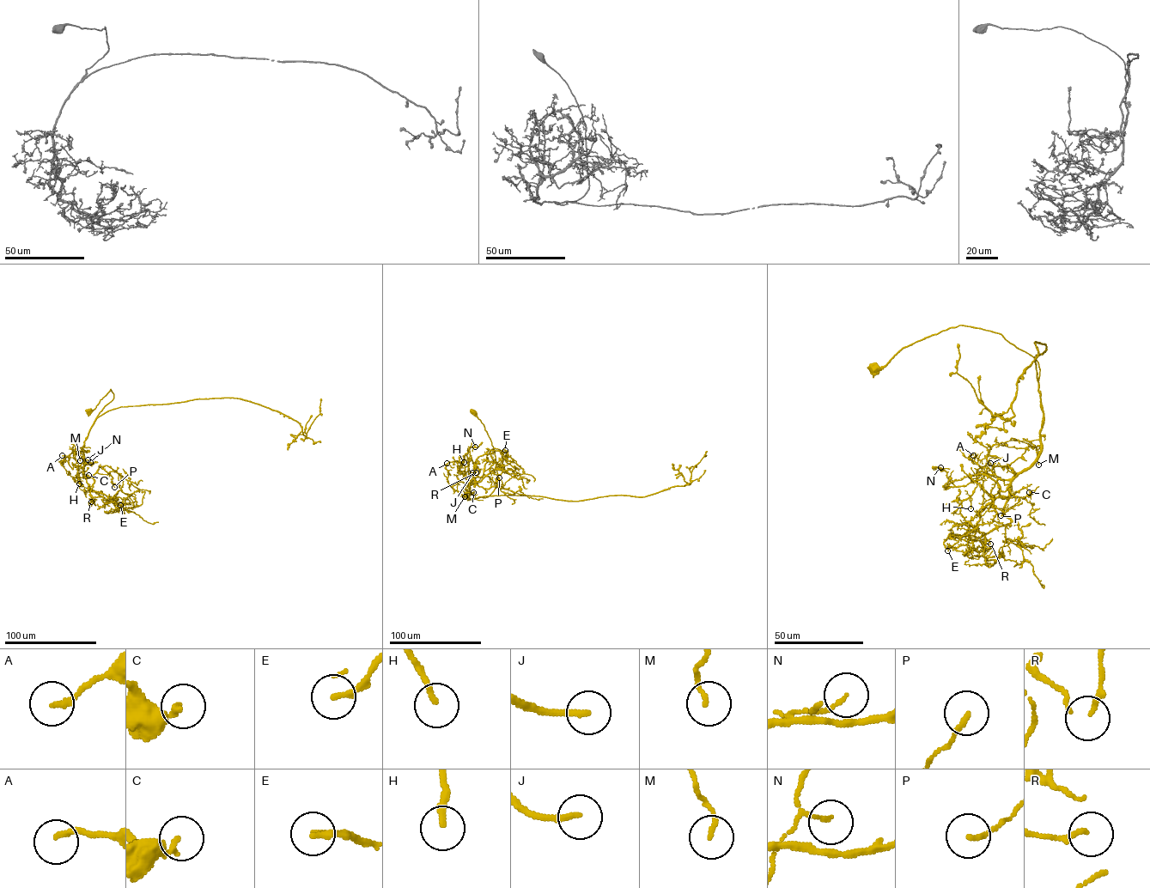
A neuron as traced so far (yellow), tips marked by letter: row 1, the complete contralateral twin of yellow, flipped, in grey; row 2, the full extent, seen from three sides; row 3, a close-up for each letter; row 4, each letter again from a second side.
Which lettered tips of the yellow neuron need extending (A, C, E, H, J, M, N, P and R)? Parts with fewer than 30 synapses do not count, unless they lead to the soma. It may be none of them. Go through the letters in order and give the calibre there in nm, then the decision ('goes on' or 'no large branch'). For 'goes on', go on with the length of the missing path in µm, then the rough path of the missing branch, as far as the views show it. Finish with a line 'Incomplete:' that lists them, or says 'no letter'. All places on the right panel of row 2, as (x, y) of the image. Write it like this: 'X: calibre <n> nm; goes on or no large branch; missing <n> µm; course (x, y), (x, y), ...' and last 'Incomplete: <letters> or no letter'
A: calibre 180 nm; no large branch
C: calibre 260 nm; no large branch
E: calibre 140 nm; no large branch
H: calibre 200 nm; no large branch
J: calibre 200 nm; goes on; missing 40 µm; course (990, 463), (988, 484), (980, 499), (988, 507), (986, 512)
M: calibre 120 nm; no large branch
N: calibre 90 nm; no large branch
P: calibre 150 nm; no large branch
R: calibre 120 nm; no large branch
Incomplete: J

